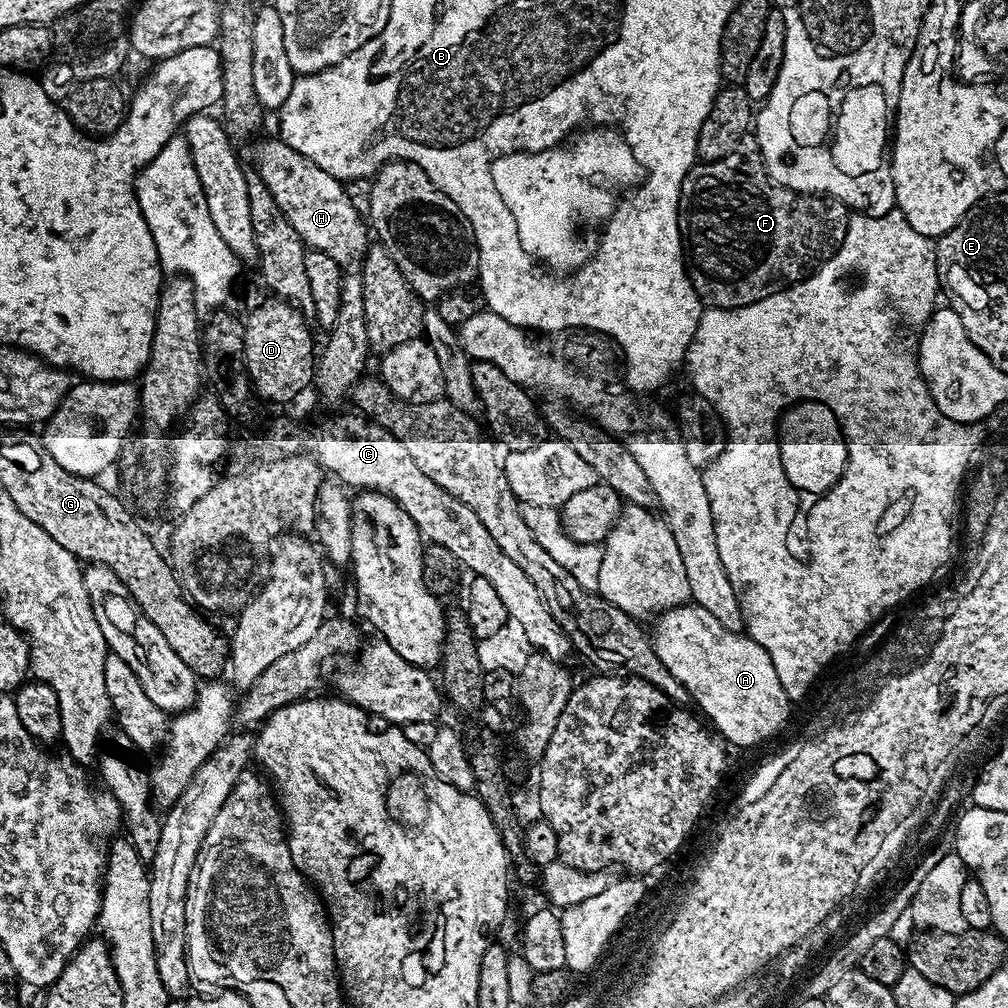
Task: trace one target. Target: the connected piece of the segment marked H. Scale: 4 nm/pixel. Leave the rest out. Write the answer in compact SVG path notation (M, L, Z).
M279 138L264 140L256 148L256 160L260 163L258 175L274 194L274 202L290 218L290 226L298 230L309 249L330 254L341 266L356 266L363 261L370 247L370 228L365 217L352 205L348 192L341 181L314 162L300 156L286 142Z

